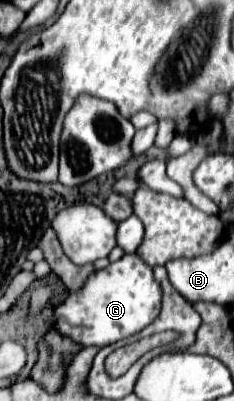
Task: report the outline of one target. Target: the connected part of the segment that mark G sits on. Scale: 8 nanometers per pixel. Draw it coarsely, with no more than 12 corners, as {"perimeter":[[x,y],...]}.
{"perimeter":[[127,253],[55,309],[53,327],[107,347],[153,323],[163,291]]}

